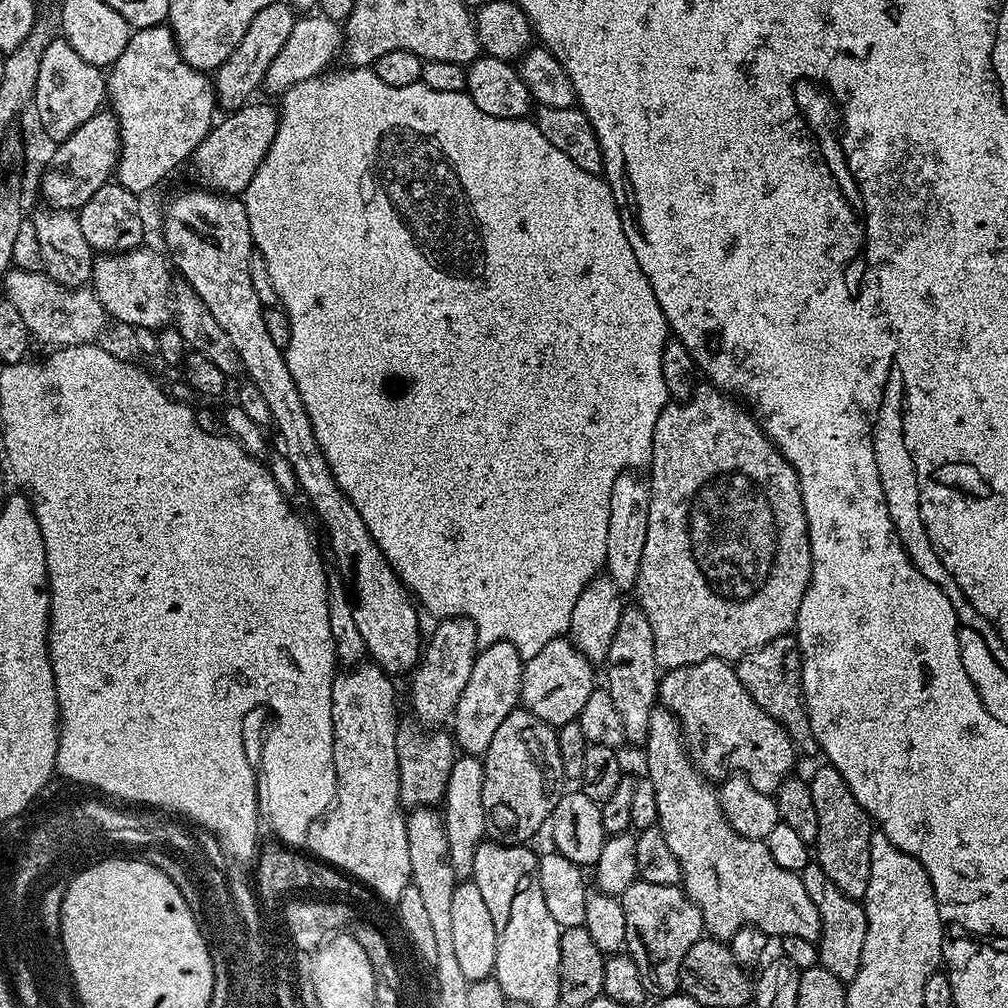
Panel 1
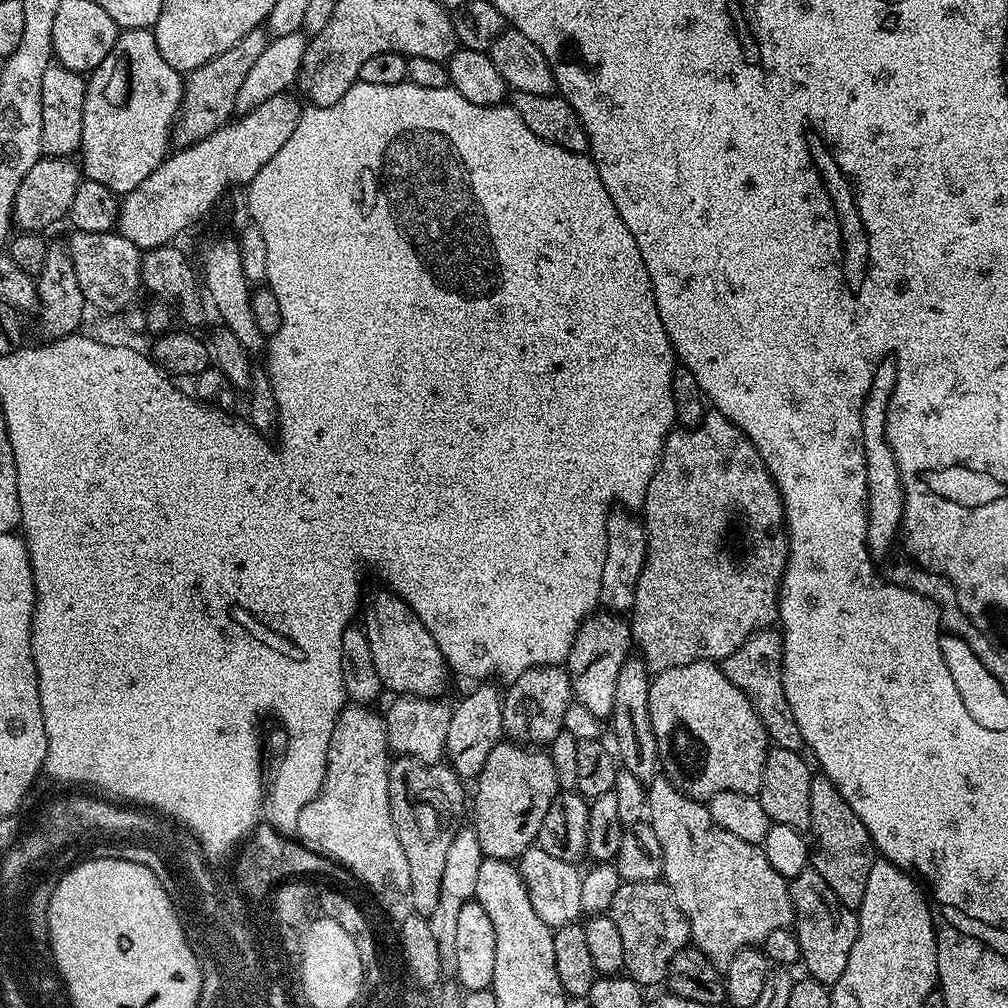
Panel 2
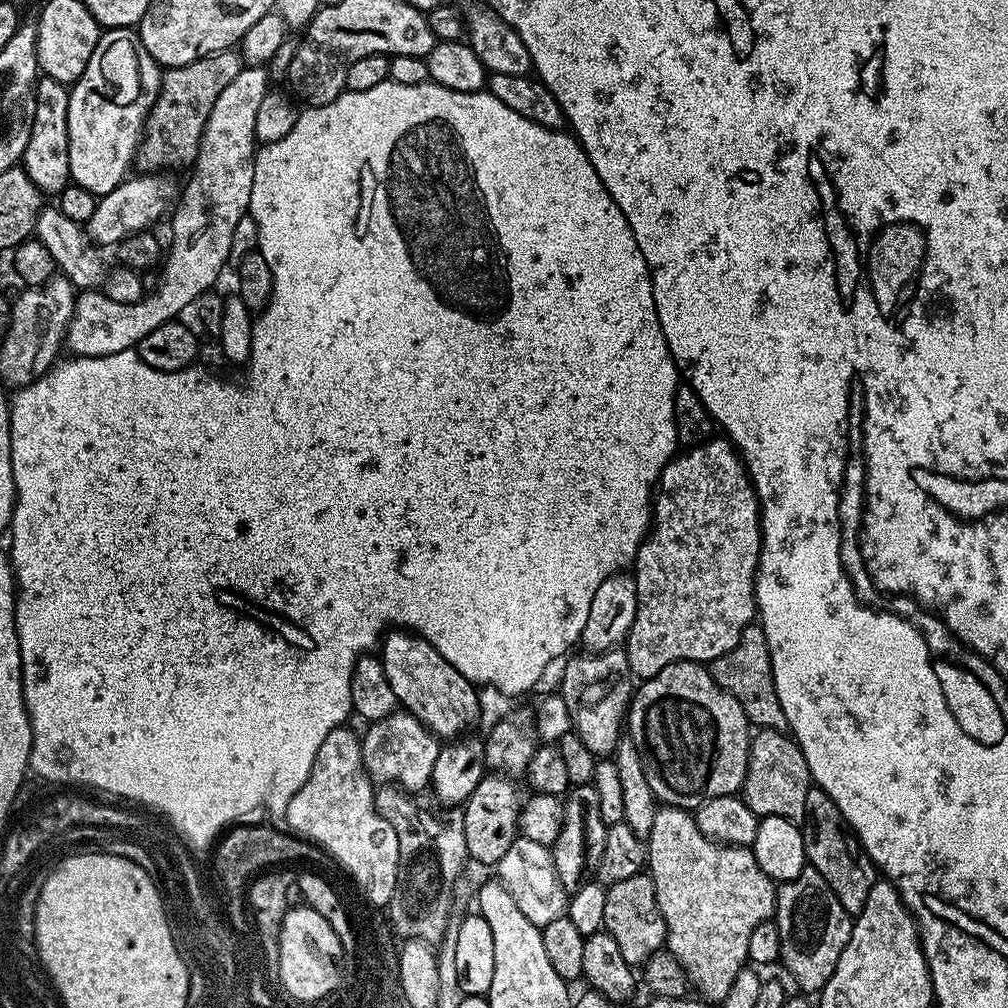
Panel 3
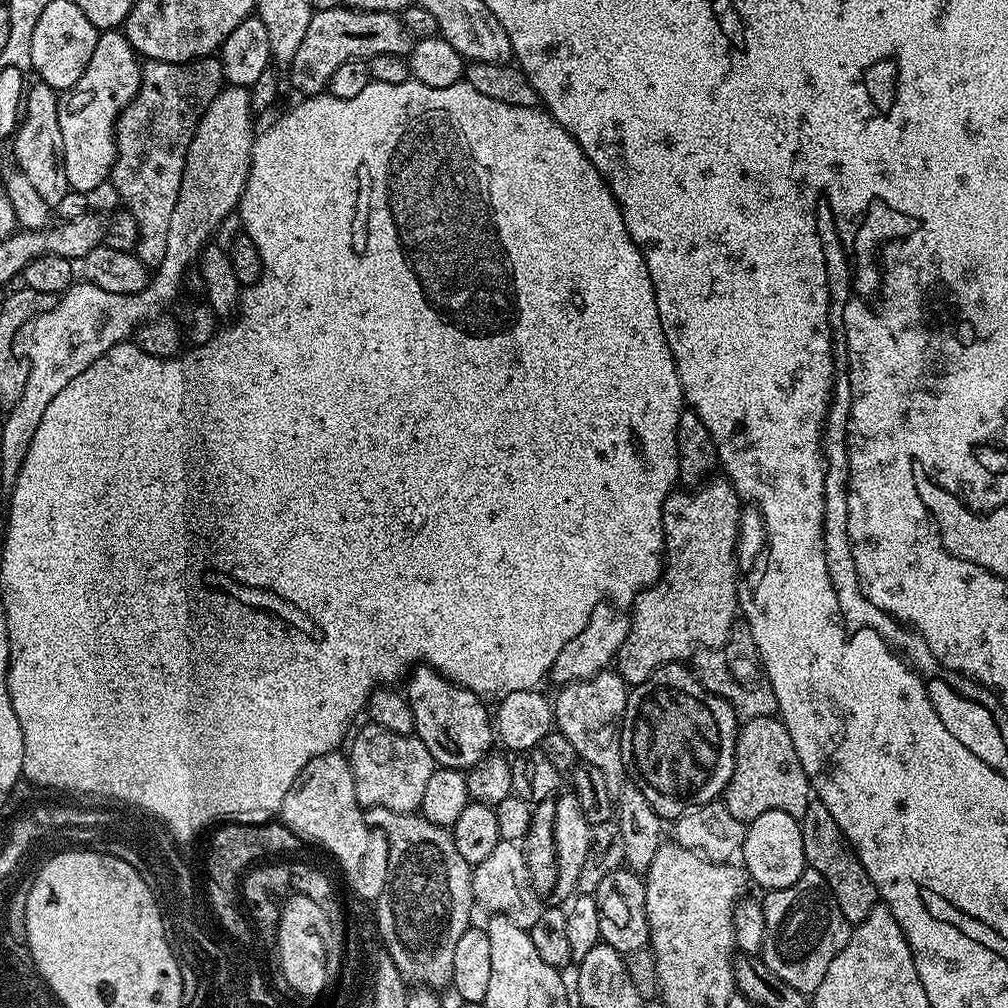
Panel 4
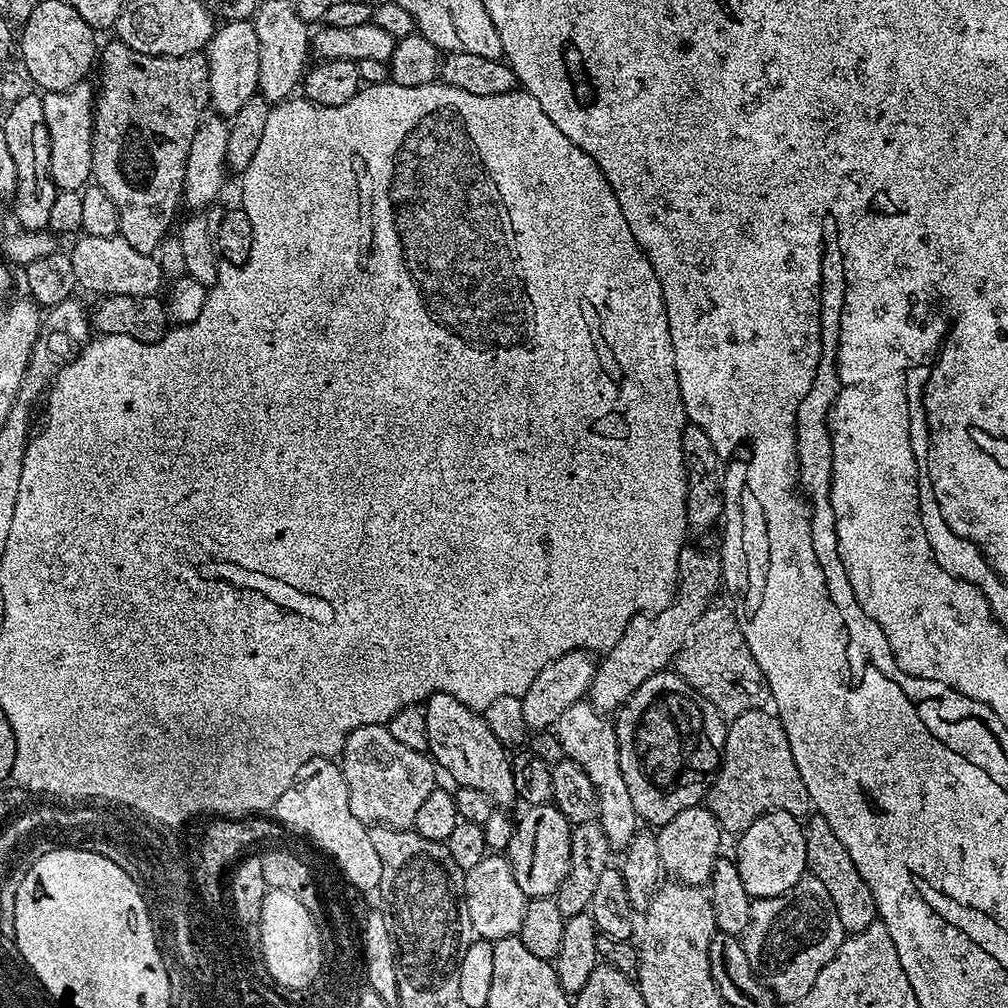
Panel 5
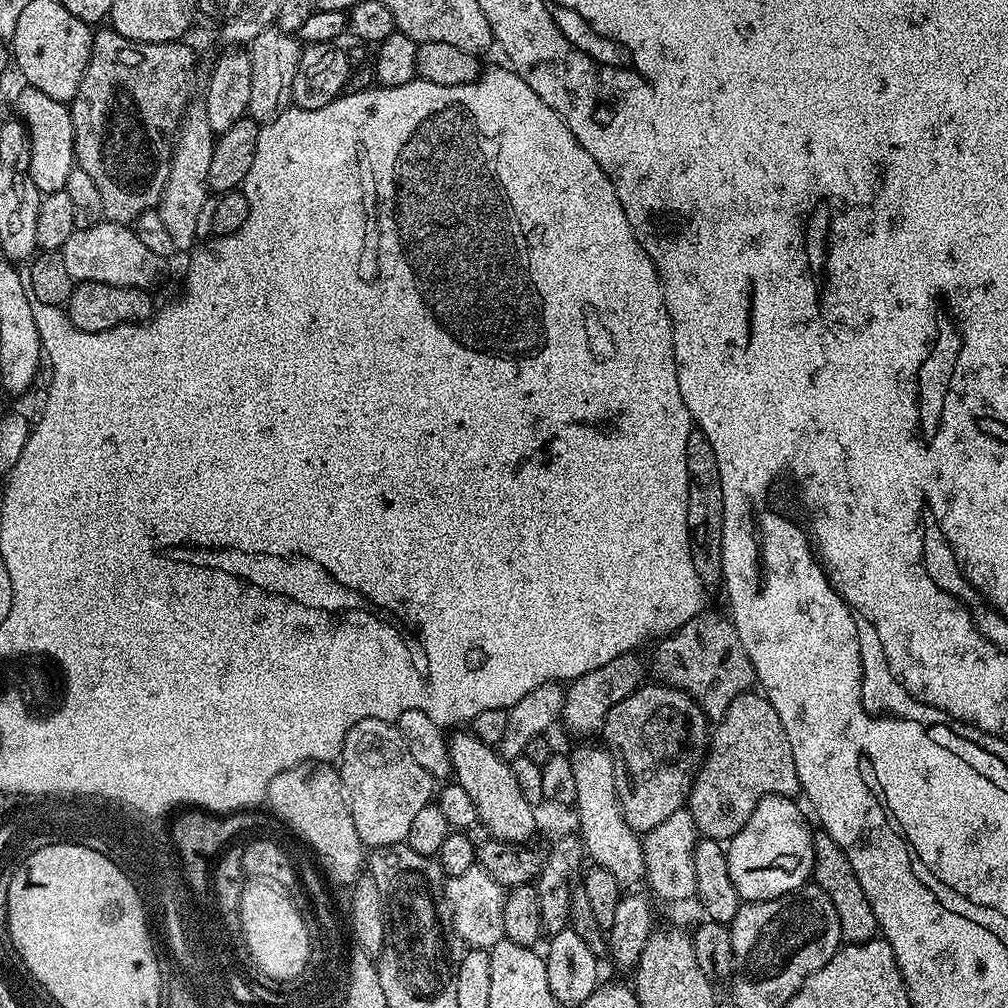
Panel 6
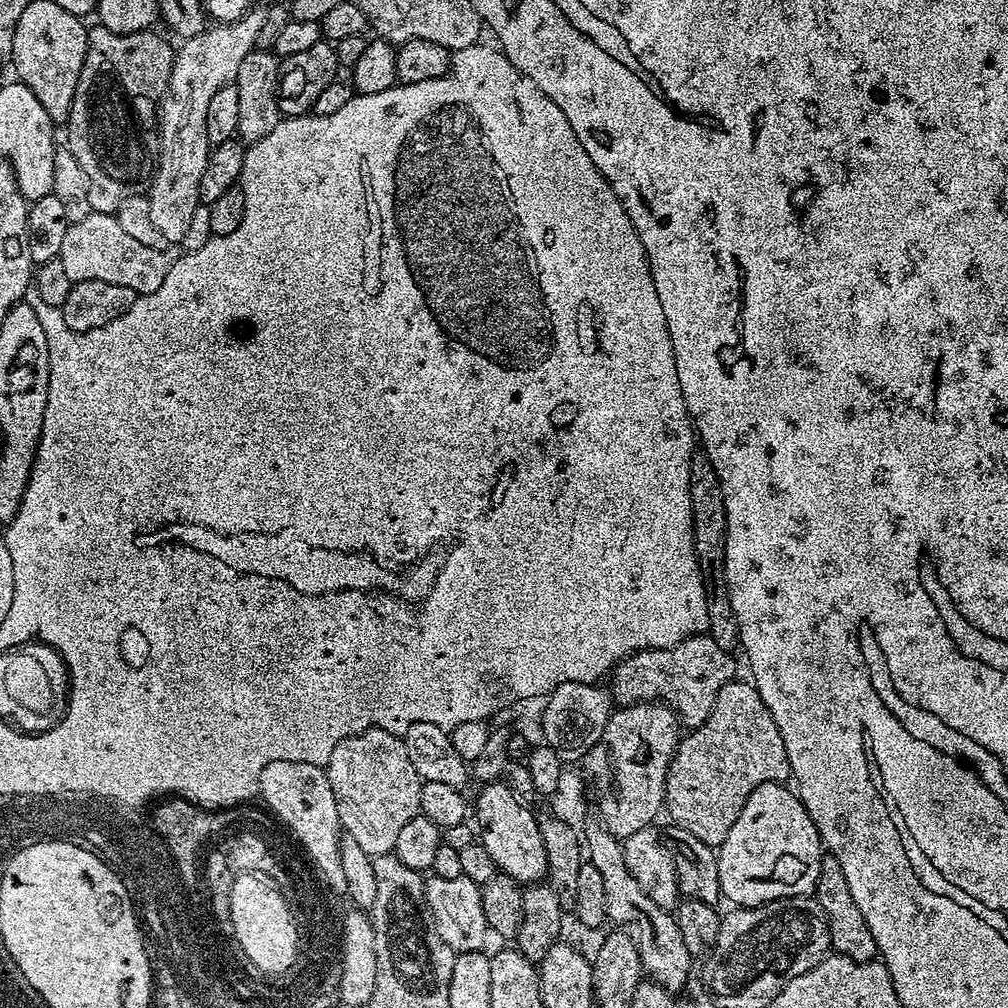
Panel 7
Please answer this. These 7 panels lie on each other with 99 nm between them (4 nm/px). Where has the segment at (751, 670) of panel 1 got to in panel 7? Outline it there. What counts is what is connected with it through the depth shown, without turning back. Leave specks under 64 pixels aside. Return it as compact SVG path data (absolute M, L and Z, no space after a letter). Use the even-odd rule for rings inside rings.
M711 634L687 636L672 648L647 648L633 652L620 661L610 673L610 691L617 705L646 704L659 702L667 704L676 712L676 717L685 729L702 726L714 710L714 698L718 690L726 686L737 675L732 652L722 650Z

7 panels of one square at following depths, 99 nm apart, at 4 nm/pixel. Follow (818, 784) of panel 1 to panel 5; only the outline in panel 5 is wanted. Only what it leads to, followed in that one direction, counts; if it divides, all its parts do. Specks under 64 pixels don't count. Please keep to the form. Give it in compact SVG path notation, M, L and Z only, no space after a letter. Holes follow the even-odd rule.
M812 814L803 821L804 841L806 842L807 871L826 886L830 898L834 898L834 910L838 910L838 918L842 921L845 933L861 932L866 926L877 923L874 894L870 894L870 886L858 874L858 866L854 866L850 854L846 854L846 846L838 842L834 830L826 818Z

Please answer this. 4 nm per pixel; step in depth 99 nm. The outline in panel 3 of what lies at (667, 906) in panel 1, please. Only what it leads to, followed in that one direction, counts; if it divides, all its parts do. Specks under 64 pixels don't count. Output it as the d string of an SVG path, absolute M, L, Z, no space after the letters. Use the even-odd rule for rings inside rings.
M651 875L622 878L607 885L603 931L609 932L622 950L622 958L633 966L642 966L654 953L665 947L668 931L658 908L658 894Z

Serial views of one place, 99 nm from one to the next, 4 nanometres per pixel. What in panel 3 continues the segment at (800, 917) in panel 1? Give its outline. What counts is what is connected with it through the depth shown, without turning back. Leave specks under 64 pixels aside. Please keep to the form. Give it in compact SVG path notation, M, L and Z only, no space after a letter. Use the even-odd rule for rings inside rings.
M657 807L654 826L646 838L648 845L647 871L652 877L658 894L658 908L666 922L668 938L667 951L686 970L689 985L696 988L705 1001L719 1002L726 998L734 978L749 963L748 947L750 934L763 920L770 920L776 914L777 881L762 874L758 858L754 858L751 847L734 844L719 844L698 830L696 817L689 809Z

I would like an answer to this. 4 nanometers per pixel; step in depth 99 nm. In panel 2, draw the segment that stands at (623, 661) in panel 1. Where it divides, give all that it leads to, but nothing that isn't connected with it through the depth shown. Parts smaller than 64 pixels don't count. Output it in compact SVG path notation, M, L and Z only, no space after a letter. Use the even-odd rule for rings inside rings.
M630 658L618 670L618 686L614 686L614 706L610 723L612 723L612 736L616 739L615 751L618 753L619 763L634 778L650 782L658 775L660 768L660 755L656 749L656 739L650 726L650 669L643 659Z

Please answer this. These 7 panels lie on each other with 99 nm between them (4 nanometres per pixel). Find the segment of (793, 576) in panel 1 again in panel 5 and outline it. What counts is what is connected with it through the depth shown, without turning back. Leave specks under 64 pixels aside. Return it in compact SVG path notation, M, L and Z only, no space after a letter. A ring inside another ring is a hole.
M685 546L680 552L680 583L676 599L660 612L641 614L626 626L622 638L614 647L599 657L587 699L600 712L615 713L654 674L665 671L675 661L676 653L688 639L694 622L713 603L712 595L722 584L722 565L715 551L703 552L700 548Z

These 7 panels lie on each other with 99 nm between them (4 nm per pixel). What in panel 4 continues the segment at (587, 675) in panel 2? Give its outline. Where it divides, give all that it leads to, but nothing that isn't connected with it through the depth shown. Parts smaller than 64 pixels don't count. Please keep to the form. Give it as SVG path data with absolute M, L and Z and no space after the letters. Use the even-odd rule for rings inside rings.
M605 670L588 680L573 680L563 685L557 691L560 693L554 696L555 731L566 734L566 739L574 745L577 757L587 767L596 768L602 774L609 792L613 794L626 783L620 726L624 722L629 691L629 685L624 683L619 672Z

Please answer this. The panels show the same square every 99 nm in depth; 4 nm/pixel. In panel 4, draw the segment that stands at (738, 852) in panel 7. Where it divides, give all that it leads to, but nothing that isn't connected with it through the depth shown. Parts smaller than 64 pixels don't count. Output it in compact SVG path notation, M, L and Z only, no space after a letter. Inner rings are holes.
M766 810L766 814L758 814L758 818L747 825L743 856L742 867L747 872L749 881L755 887L757 884L760 890L794 886L794 882L798 882L806 870L799 819L782 810Z

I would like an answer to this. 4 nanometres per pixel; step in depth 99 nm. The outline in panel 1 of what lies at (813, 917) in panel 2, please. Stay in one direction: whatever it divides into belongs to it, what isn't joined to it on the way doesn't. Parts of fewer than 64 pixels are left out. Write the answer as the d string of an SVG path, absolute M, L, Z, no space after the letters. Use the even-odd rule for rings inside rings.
M815 862L808 863L803 872L800 873L800 877L802 878L802 886L806 886L806 894L810 894L810 898L814 898L814 906L818 906L818 914L822 918L822 930L818 941L819 967L830 970L830 974L834 974L834 978L838 978L847 986L851 984L862 966L862 946L866 943L866 914L863 903L842 894L842 890L838 890L838 886L834 886L834 882L830 882L830 878L826 878L826 870L822 870Z

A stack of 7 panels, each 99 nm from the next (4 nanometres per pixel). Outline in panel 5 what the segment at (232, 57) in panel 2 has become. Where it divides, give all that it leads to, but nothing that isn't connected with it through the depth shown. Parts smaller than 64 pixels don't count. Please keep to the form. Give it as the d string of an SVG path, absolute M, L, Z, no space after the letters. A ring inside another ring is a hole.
M116 38L113 39L113 44L108 44L105 46L105 48L103 45L103 47L99 49L98 72L99 68L101 74L104 75L104 77L102 77L100 80L100 88L98 84L98 91L94 96L94 107L92 110L92 180L99 188L106 190L106 194L110 194L110 202L114 202L114 206L118 210L118 222L120 223L120 230L118 233L119 236L126 242L130 242L130 246L134 246L134 250L138 250L140 253L150 256L157 251L157 248L164 238L173 231L172 219L174 219L176 216L176 203L180 204L184 195L184 175L186 174L186 158L190 154L190 142L194 142L194 134L198 130L201 120L205 119L206 113L210 108L210 101L208 99L208 95L210 94L210 70L208 69L208 57L204 54L193 54L190 56L151 56L150 54L142 54L138 50L134 50L130 46L126 46L119 38Z

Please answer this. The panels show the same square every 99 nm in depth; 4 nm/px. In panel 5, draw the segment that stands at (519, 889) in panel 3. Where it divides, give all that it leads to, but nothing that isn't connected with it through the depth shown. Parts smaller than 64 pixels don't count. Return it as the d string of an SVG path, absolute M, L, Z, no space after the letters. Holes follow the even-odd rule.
M486 854L478 866L462 876L462 912L470 928L481 940L504 940L507 936L516 936L522 924L522 914L526 897L518 890L514 882L512 868L507 859L500 854Z

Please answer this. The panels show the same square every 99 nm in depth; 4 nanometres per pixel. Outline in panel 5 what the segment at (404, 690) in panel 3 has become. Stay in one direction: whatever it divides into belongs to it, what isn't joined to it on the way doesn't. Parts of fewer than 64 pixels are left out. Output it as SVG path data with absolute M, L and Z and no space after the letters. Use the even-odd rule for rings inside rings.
M441 692L423 701L422 711L426 718L426 738L431 759L443 771L445 768L457 780L455 783L459 787L482 790L496 806L506 806L502 804L516 800L509 753L498 742L498 738L490 734L490 726L486 726L481 713L467 708L458 702L458 698L450 698L450 694Z

